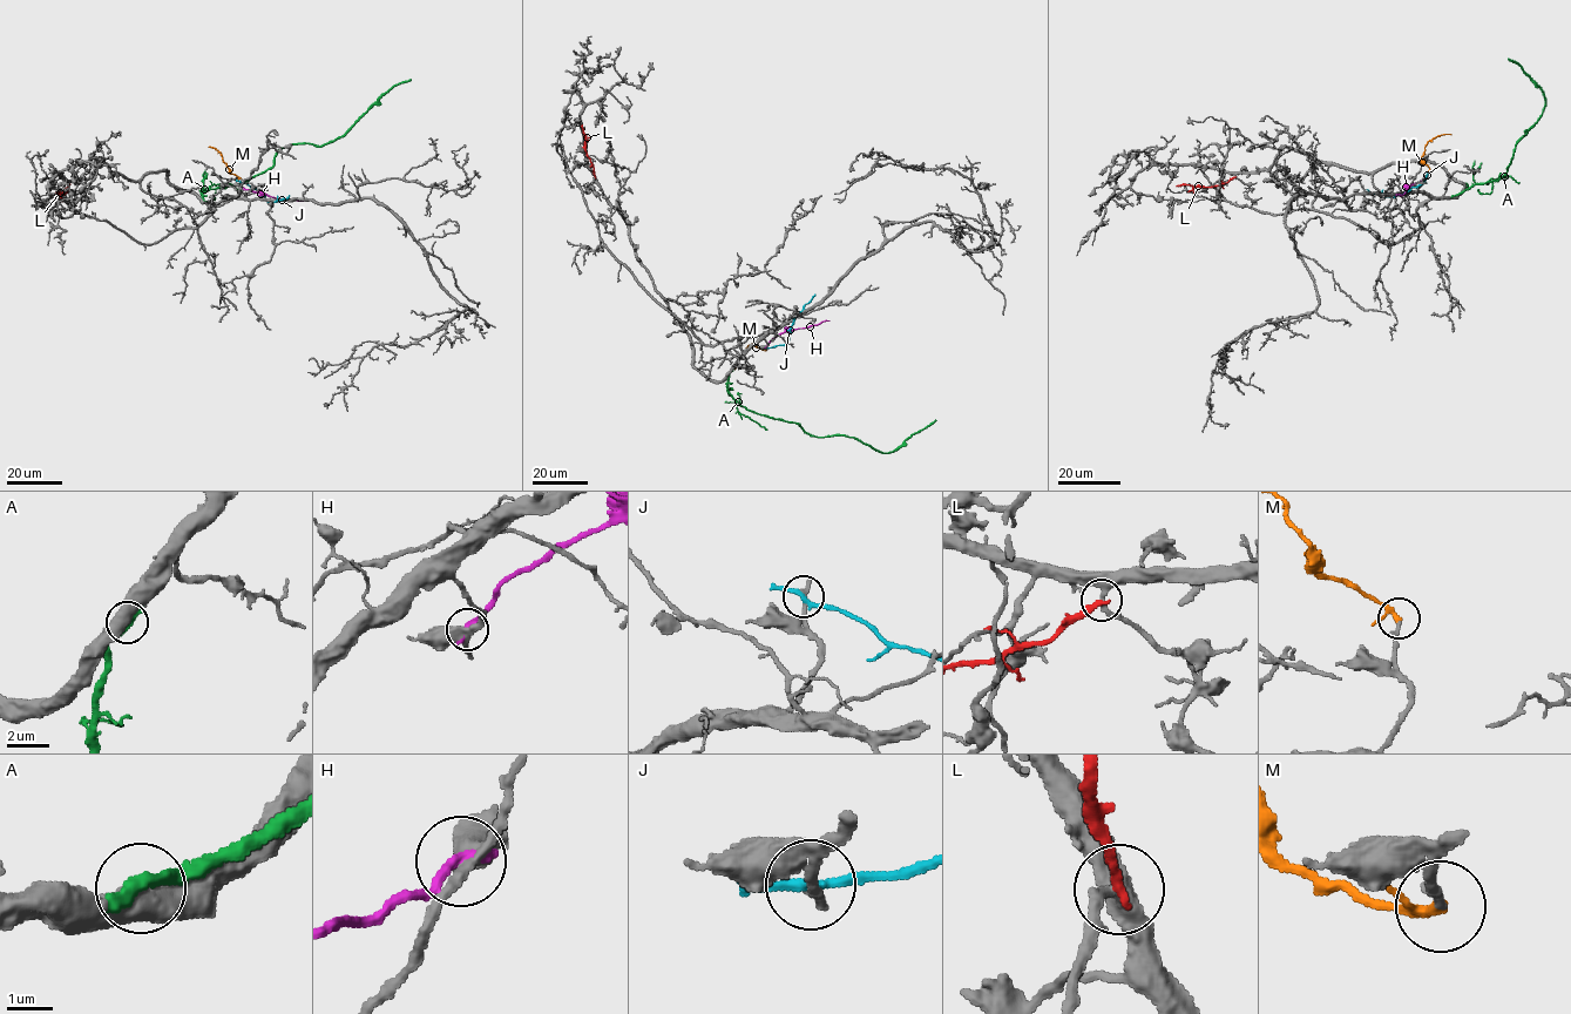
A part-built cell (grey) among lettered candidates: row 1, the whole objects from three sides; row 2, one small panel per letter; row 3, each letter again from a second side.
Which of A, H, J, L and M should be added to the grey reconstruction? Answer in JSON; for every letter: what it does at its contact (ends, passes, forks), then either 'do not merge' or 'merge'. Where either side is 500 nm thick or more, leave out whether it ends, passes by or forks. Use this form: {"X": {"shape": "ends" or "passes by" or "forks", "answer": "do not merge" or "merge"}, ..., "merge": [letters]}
{"A": {"answer": "merge"}, "H": {"shape": "ends", "answer": "do not merge"}, "J": {"shape": "passes by", "answer": "do not merge"}, "L": {"shape": "ends", "answer": "do not merge"}, "M": {"shape": "passes by", "answer": "merge"}, "merge": ["A", "M"]}

